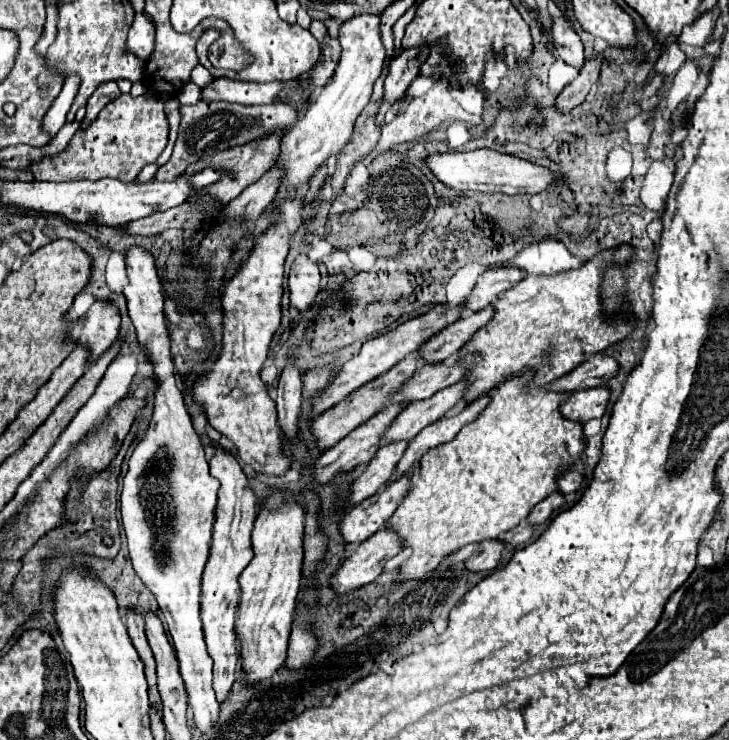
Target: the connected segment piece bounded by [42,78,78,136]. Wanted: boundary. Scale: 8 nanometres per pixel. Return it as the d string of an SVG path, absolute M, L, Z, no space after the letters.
M68 78L68 82L62 86L62 92L52 102L52 106L48 108L48 112L44 114L44 118L42 118L42 130L48 136L54 136L66 124L66 114L70 110L70 104L72 104L74 96L76 96L76 88L78 88L78 80L76 78Z

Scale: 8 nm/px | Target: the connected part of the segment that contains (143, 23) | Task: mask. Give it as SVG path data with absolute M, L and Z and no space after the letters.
M144 12L136 14L130 32L128 32L128 50L132 50L140 58L150 58L154 50L154 24L150 24L150 16Z

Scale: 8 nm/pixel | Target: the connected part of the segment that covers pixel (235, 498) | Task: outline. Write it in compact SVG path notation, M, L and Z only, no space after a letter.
M220 442L208 444L212 448L210 458L210 474L220 480L218 490L218 506L216 506L216 522L212 534L212 548L210 558L204 568L202 576L202 598L200 598L200 616L206 636L208 654L214 660L214 692L220 704L226 702L226 696L238 676L238 652L236 652L236 636L234 636L234 620L236 620L236 606L240 600L240 586L238 576L252 560L252 524L256 518L256 496L248 488L248 478L238 462L238 458L224 448Z

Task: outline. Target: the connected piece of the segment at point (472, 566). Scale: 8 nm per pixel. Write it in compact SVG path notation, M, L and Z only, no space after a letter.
M484 540L478 544L478 550L466 560L466 568L472 572L494 570L500 564L504 548L506 544L502 544L502 540Z

